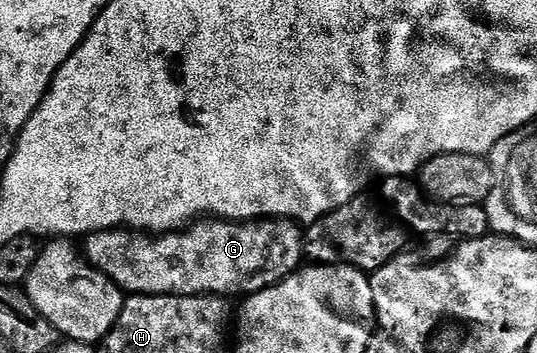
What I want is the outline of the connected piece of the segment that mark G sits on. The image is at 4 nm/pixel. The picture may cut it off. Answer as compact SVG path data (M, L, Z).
M202 219L177 232L147 235L141 231L109 229L91 233L85 238L84 256L93 269L99 269L119 289L130 295L152 297L224 297L241 298L259 293L298 272L304 261L303 230L285 219L265 221L219 221Z

